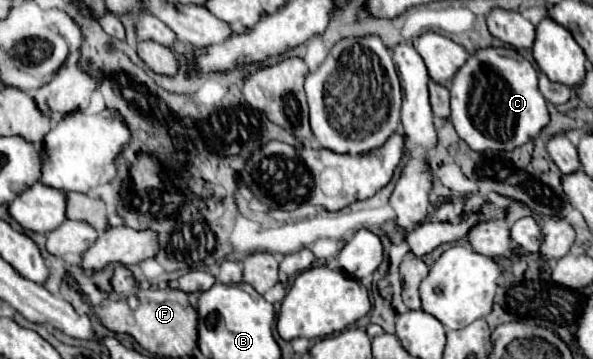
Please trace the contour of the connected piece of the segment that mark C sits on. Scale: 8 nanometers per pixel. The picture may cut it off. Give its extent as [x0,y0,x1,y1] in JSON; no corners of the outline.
[449,48,549,152]

